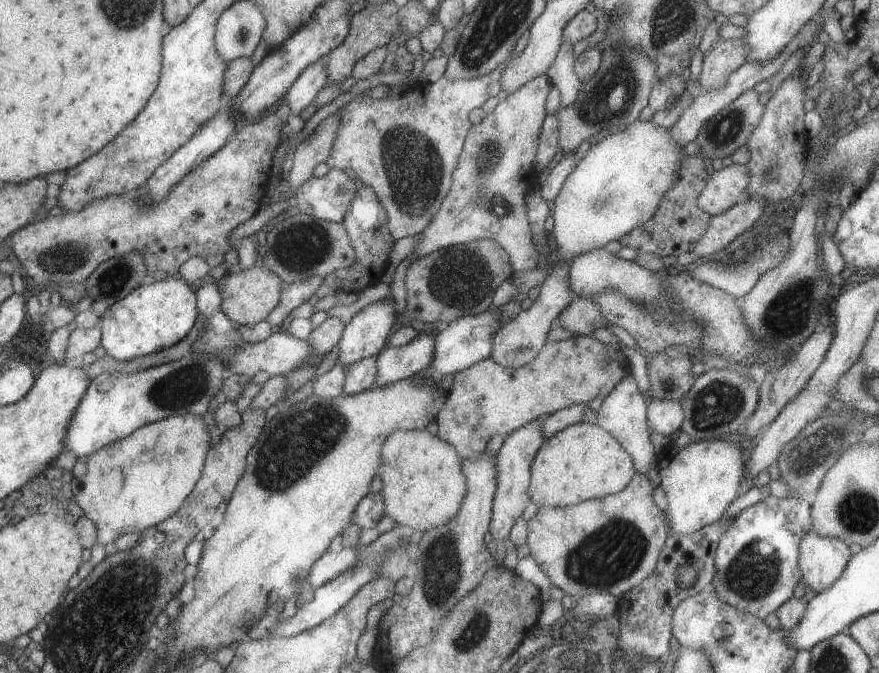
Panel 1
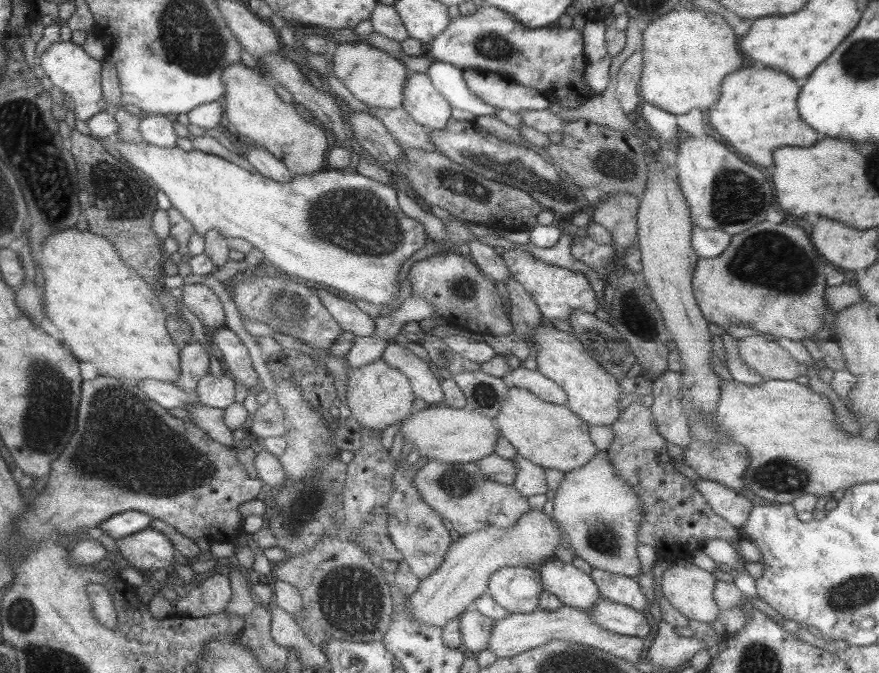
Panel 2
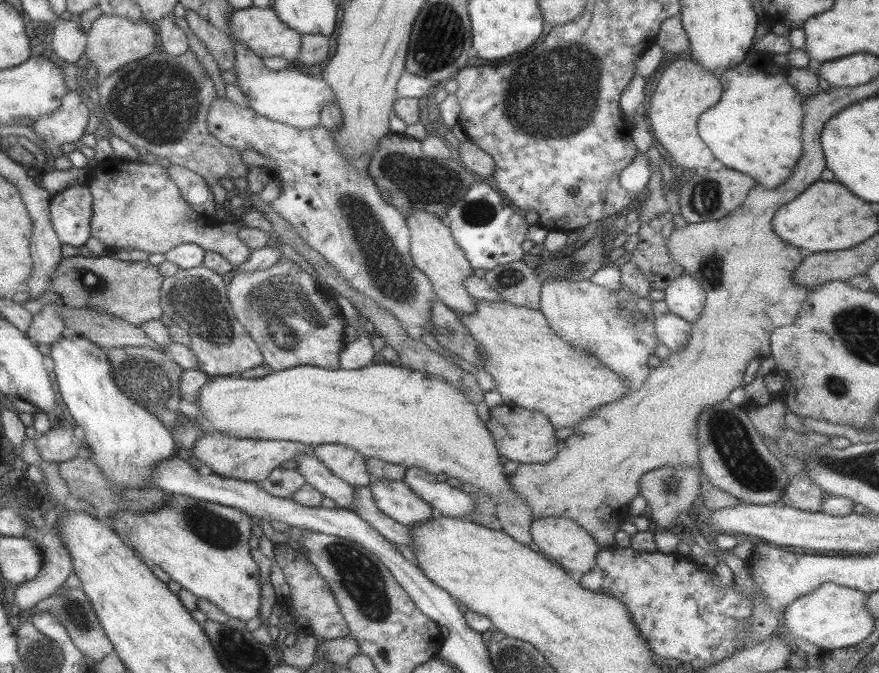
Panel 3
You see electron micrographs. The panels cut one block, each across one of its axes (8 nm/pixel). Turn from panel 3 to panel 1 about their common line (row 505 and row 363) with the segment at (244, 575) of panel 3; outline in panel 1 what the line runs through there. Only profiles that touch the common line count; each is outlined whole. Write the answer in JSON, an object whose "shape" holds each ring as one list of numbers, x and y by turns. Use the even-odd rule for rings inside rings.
{"shape":[[194,349,177,360,139,372,98,374,91,379,89,388,83,392,81,402,67,424,63,446,81,458,106,444,119,442,143,425,182,414,202,416,228,375,229,370,219,358,195,352]]}

